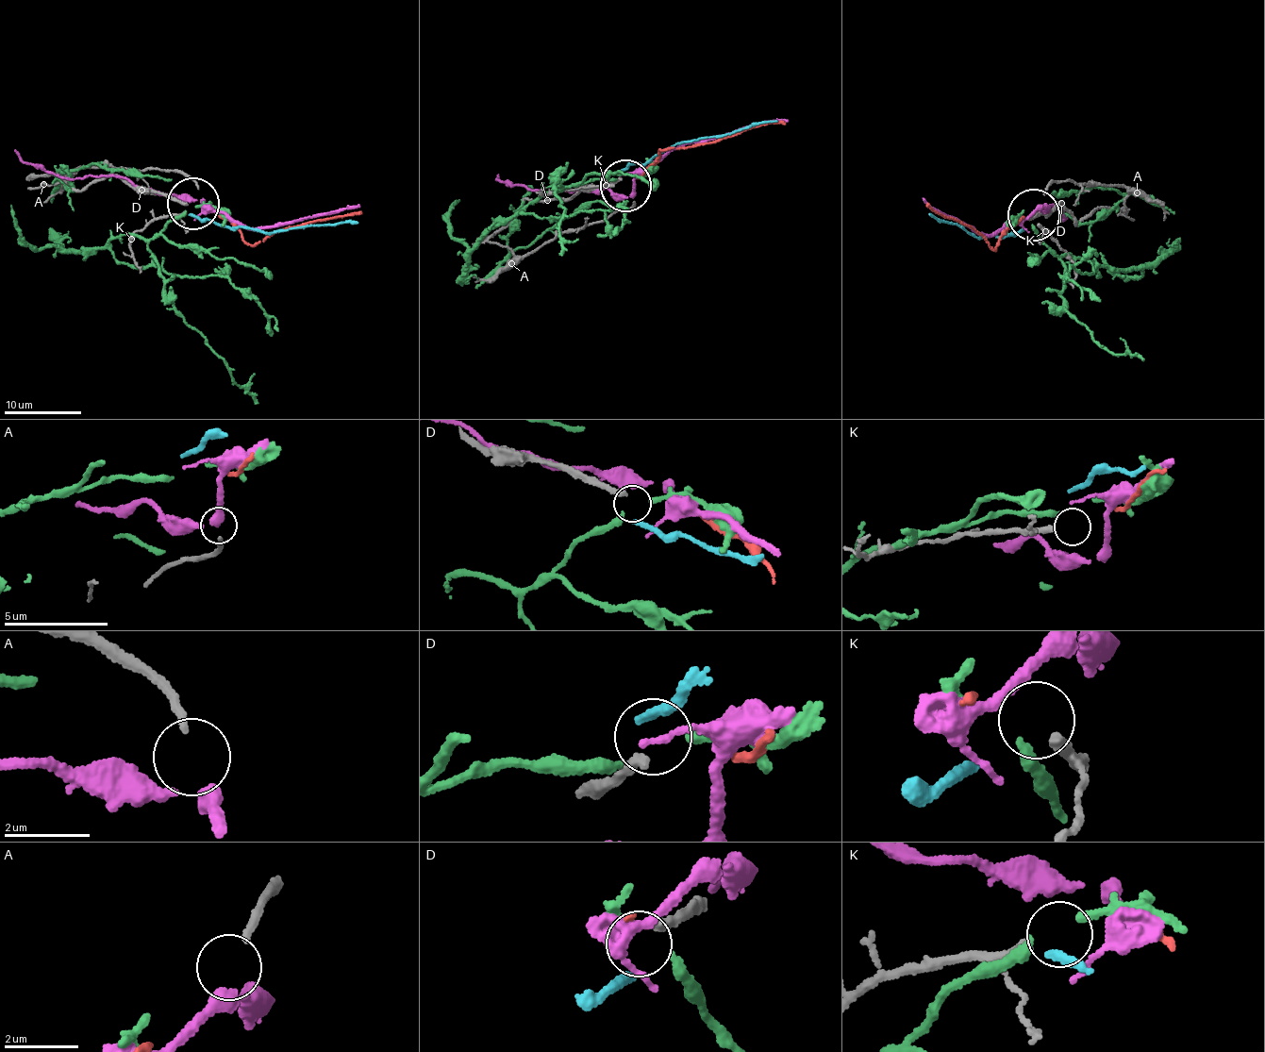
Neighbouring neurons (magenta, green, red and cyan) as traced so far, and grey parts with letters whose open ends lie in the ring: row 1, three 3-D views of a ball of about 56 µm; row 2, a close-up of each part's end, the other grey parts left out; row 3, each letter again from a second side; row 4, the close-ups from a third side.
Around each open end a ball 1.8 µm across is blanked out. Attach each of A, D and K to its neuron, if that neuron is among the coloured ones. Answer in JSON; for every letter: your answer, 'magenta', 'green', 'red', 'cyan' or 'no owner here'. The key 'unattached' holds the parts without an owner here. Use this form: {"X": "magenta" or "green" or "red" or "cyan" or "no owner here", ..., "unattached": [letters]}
{"A": "magenta", "D": "no owner here", "K": "no owner here", "unattached": ["D", "K"]}

